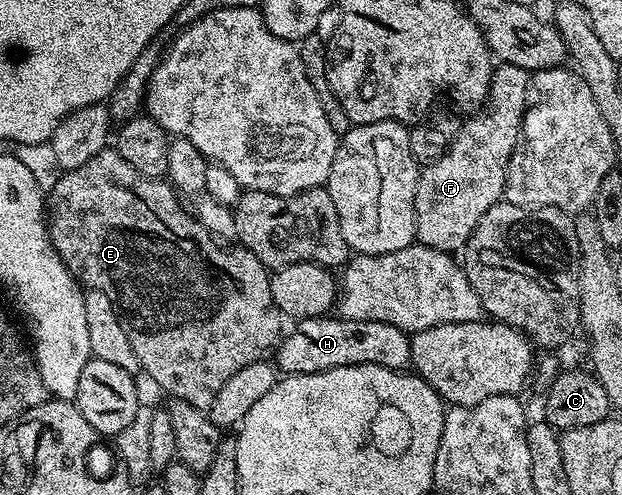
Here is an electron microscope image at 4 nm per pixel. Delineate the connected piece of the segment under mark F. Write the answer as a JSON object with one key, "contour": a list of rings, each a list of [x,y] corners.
{"contour":[[[500,64],[492,72],[491,89],[481,111],[468,116],[471,118],[458,126],[451,146],[420,172],[415,183],[415,236],[418,244],[444,251],[459,251],[466,245],[481,215],[503,197],[507,162],[520,144],[523,110],[528,104],[528,70]]]}

